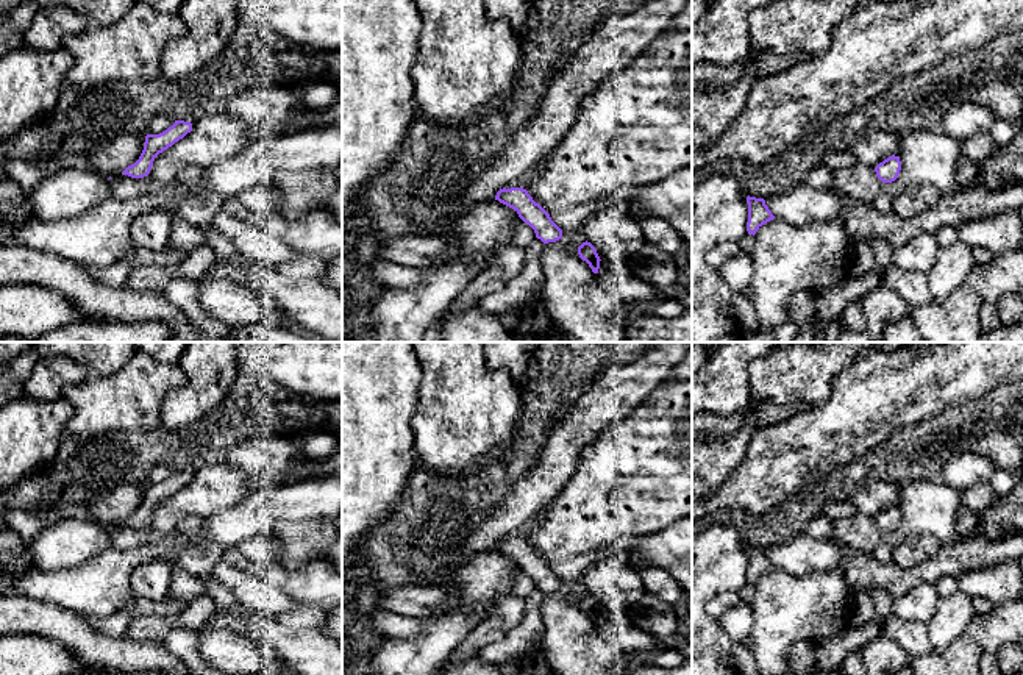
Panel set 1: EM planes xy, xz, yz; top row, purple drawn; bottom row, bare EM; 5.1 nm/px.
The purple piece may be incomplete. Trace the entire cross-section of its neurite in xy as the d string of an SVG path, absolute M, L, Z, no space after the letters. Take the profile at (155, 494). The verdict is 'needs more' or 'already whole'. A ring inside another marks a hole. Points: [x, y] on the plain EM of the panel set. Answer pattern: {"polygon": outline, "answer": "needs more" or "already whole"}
{"polygon": "M156 464L145 486L139 509L122 523L131 528L144 528L150 523L155 508L192 481L192 473L176 470L172 466Z", "answer": "needs more"}

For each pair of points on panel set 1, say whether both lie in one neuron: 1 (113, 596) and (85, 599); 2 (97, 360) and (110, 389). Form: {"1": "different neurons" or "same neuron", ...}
{"1": "same neuron", "2": "different neurons"}

